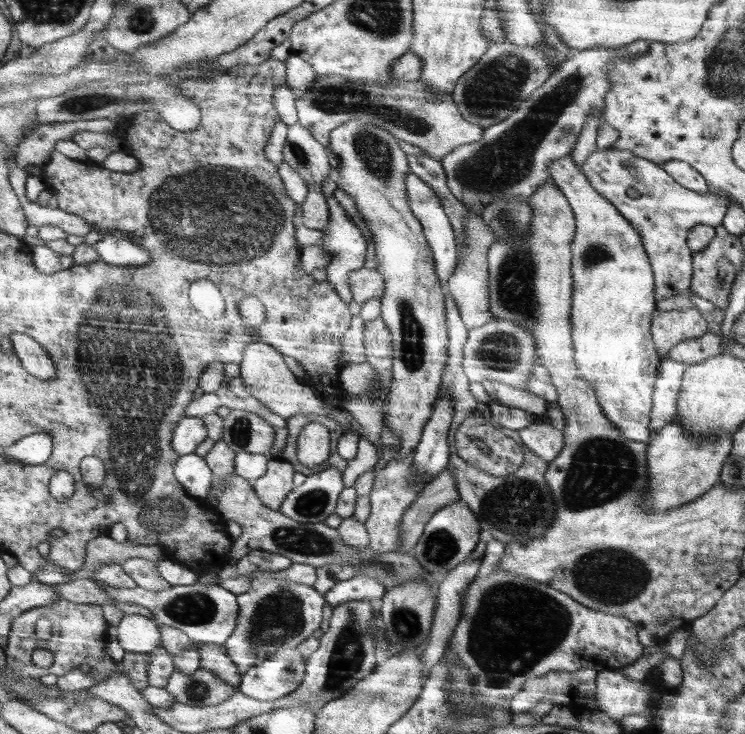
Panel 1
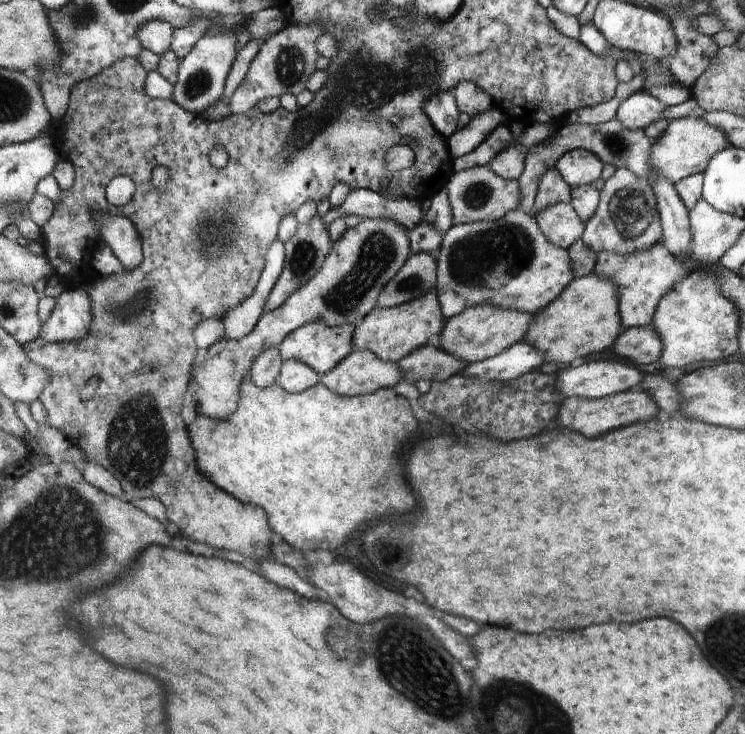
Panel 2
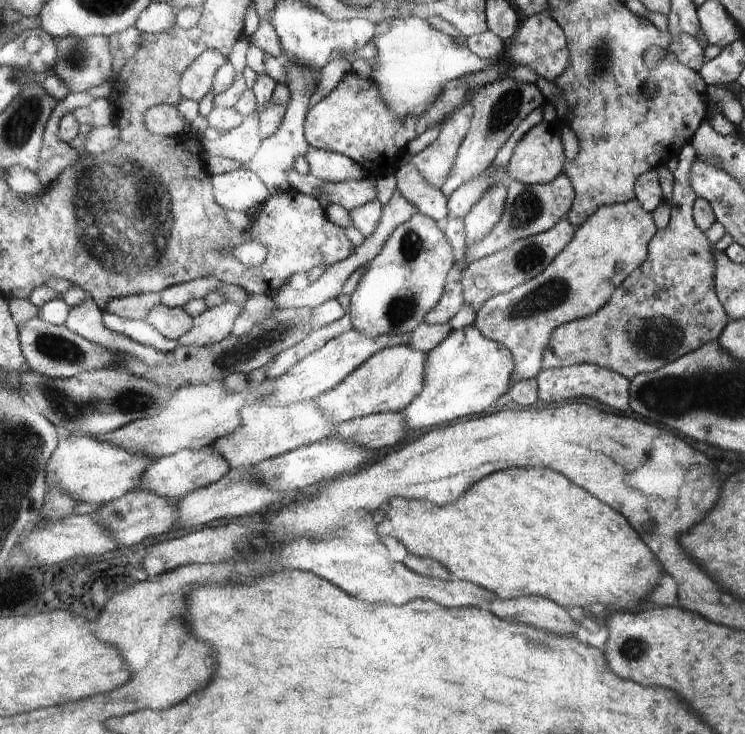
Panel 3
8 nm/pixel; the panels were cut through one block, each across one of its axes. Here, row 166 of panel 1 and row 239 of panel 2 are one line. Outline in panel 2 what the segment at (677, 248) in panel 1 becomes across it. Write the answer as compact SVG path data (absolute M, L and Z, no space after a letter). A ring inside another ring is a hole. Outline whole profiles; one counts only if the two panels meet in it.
M617 168L614 175L606 180L604 188L600 191L598 211L586 222L582 240L587 248L594 253L600 251L614 252L622 255L651 250L657 243L662 242L661 223L657 201L651 185L635 176L626 168Z

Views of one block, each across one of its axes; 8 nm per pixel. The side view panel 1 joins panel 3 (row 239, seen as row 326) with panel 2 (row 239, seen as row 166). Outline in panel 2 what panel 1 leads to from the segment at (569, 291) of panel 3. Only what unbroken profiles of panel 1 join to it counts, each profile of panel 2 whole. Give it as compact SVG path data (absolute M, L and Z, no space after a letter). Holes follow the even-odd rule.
M554 204L534 215L534 218L547 238L566 250L576 244L585 232L586 222L583 222L571 204Z

